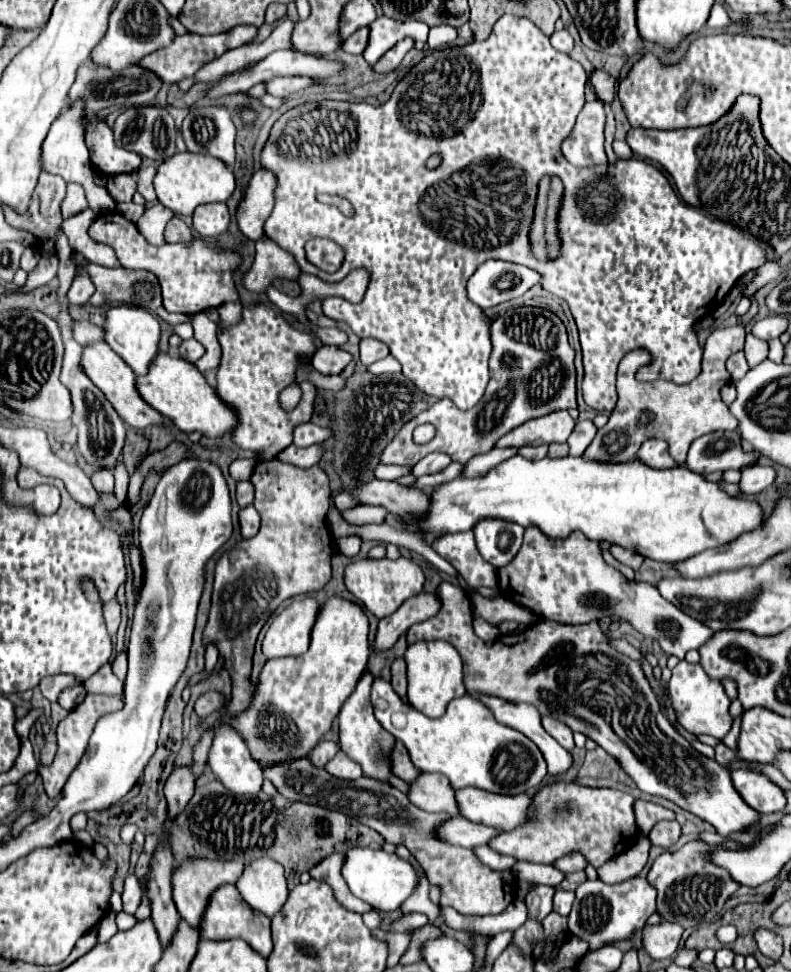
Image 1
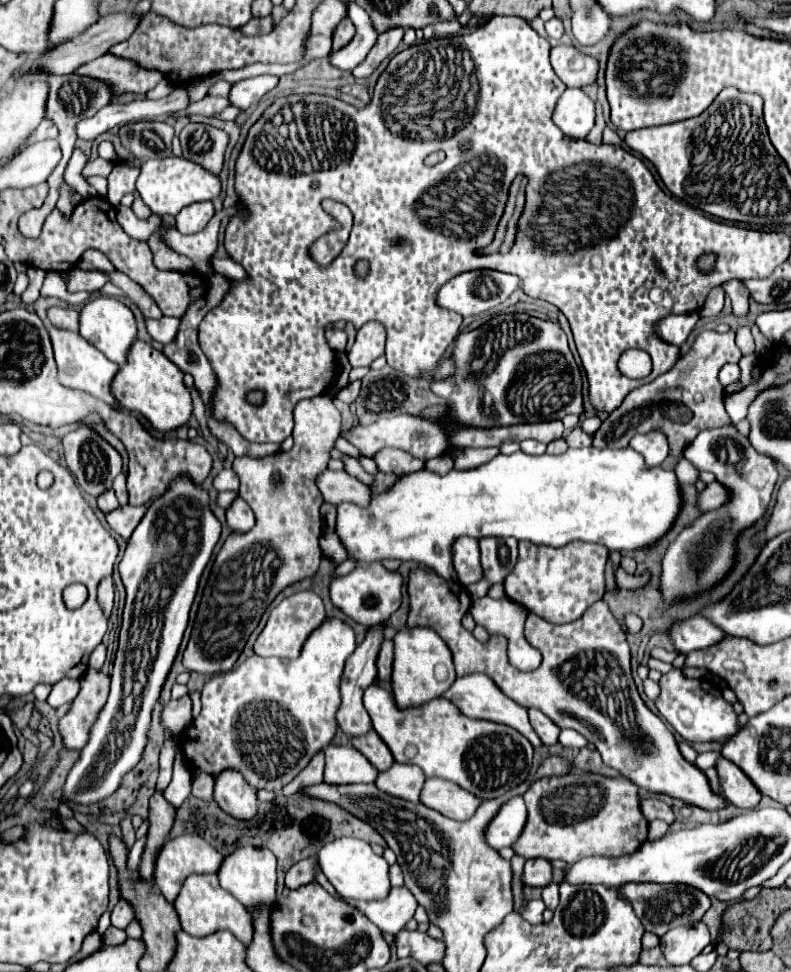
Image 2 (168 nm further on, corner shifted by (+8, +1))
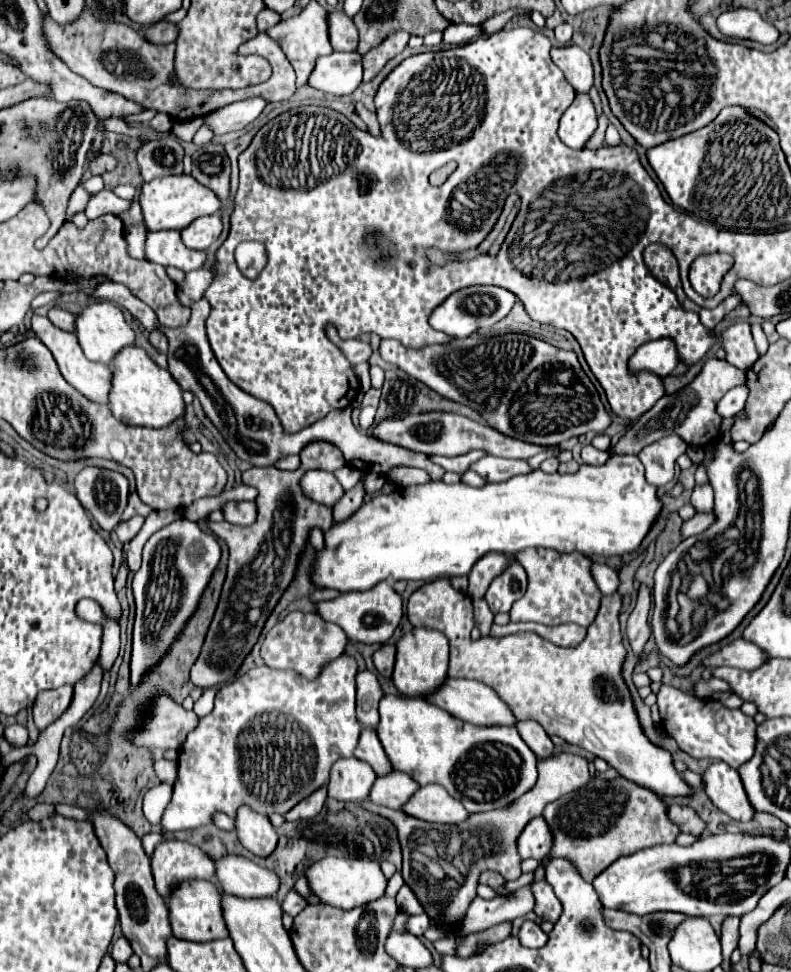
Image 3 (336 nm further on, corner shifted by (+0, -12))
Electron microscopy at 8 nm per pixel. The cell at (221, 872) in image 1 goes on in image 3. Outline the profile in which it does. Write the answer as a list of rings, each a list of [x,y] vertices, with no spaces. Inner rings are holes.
[[[164,839],[156,845],[150,861],[156,891],[162,897],[168,897],[180,881],[214,877],[214,861],[202,849],[186,841]]]

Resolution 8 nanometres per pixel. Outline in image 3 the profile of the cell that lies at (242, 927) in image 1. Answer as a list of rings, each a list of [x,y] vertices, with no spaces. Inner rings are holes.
[[[182,881],[172,889],[172,893],[166,899],[168,905],[168,915],[170,915],[170,927],[172,935],[186,939],[186,941],[212,941],[226,937],[228,931],[224,927],[224,917],[220,909],[220,891],[212,881]]]

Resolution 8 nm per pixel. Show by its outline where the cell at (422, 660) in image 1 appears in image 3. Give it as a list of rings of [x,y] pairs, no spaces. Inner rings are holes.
[[[412,629],[410,633],[402,635],[396,643],[396,665],[392,681],[402,695],[408,697],[422,697],[432,693],[432,689],[440,687],[440,683],[448,677],[448,639],[432,629]]]

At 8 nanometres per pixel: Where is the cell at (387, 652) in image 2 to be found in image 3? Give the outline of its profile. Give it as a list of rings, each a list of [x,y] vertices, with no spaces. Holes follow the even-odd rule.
[[[384,643],[374,655],[372,655],[372,661],[374,661],[374,667],[380,675],[384,677],[390,677],[392,671],[394,671],[394,659],[396,659],[396,647],[390,645],[390,643]]]

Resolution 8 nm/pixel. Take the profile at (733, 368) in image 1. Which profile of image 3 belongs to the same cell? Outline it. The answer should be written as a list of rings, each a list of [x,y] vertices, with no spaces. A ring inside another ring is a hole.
[[[738,385],[738,387],[734,387],[732,391],[728,391],[722,399],[720,399],[720,403],[718,403],[718,415],[722,417],[722,419],[728,419],[728,417],[734,417],[736,413],[740,413],[742,409],[744,409],[744,405],[746,405],[746,397],[748,397],[748,389],[746,389],[746,385]]]

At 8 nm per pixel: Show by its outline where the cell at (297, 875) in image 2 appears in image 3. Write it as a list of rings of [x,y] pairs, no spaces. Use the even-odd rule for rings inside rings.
[[[290,891],[290,893],[286,895],[286,899],[282,901],[282,911],[288,913],[290,917],[296,917],[296,915],[306,907],[306,905],[308,905],[308,903],[306,903],[298,893]]]

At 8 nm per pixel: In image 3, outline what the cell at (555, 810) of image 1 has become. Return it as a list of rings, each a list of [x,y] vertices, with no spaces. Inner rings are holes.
[[[624,777],[590,781],[556,803],[550,803],[544,809],[544,819],[554,833],[550,857],[568,857],[588,883],[618,857],[662,843],[674,843],[680,835],[680,827],[668,819],[668,805],[662,797]]]

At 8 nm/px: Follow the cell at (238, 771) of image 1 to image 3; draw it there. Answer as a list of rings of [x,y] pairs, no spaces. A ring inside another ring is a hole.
[[[240,807],[236,815],[236,833],[240,843],[258,857],[268,857],[278,843],[278,835],[268,817]]]

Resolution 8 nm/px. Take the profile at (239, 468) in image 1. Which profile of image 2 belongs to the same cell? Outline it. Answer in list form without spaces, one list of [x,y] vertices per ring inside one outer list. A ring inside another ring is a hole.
[[[224,468],[216,478],[214,478],[214,486],[218,492],[222,490],[238,490],[238,476],[232,468]]]

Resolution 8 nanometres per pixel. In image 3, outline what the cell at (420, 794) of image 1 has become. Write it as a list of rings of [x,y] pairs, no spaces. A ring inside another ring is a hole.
[[[394,769],[388,775],[376,777],[376,783],[372,785],[370,801],[390,809],[402,809],[402,805],[412,797],[416,789],[418,785],[410,779],[408,773]]]

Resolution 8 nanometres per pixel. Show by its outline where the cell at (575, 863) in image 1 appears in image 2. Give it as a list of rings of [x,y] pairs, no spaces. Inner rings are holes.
[[[546,858],[526,860],[522,880],[526,886],[546,886],[548,882],[552,882],[552,862]]]

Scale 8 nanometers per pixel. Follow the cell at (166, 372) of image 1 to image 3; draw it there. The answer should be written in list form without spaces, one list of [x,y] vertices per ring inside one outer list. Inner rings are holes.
[[[128,345],[116,359],[112,359],[112,389],[110,389],[110,411],[124,425],[134,427],[166,427],[174,419],[184,415],[182,389],[172,379],[170,371],[160,369],[142,347]]]

